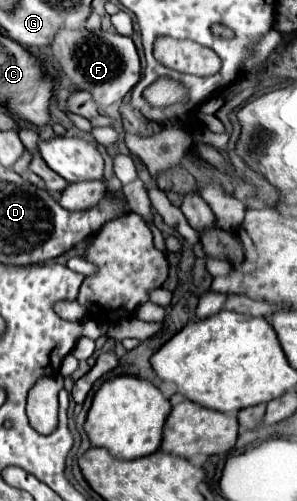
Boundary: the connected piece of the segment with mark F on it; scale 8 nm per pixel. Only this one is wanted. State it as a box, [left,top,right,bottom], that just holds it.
[49,29,141,109]

